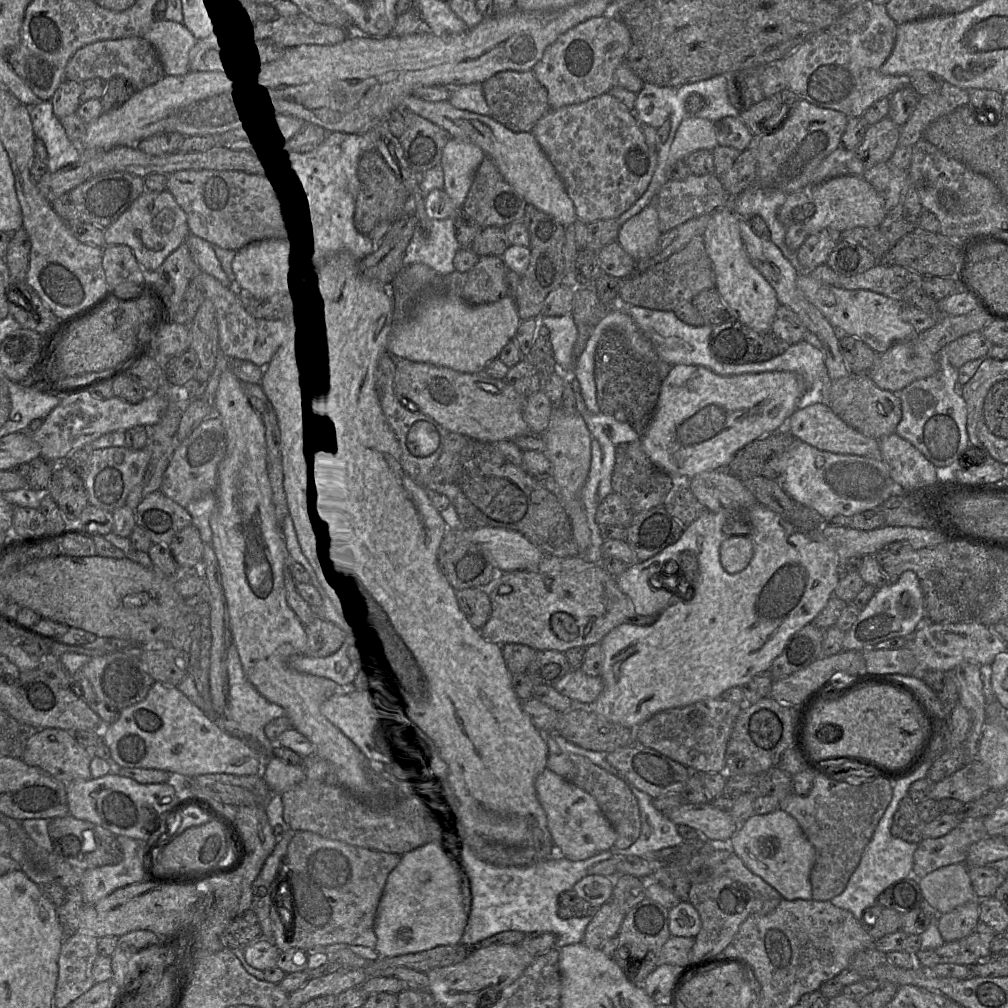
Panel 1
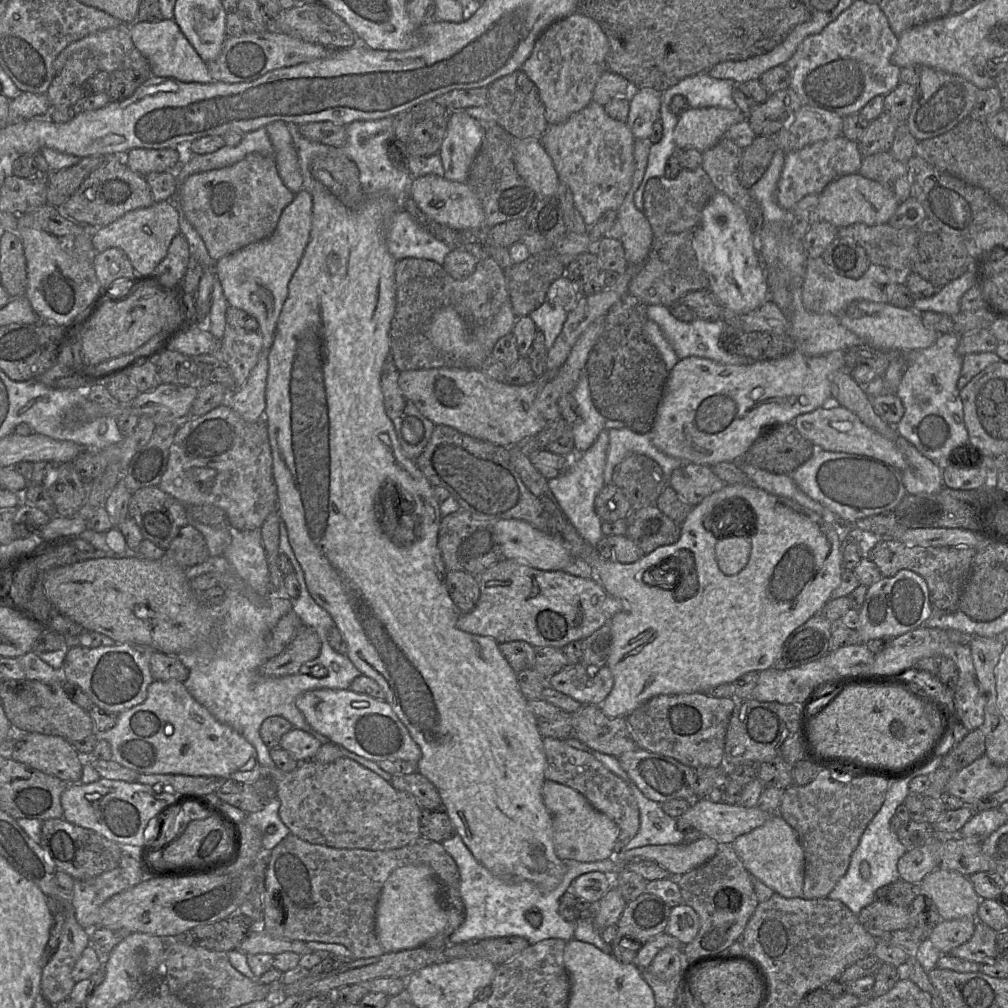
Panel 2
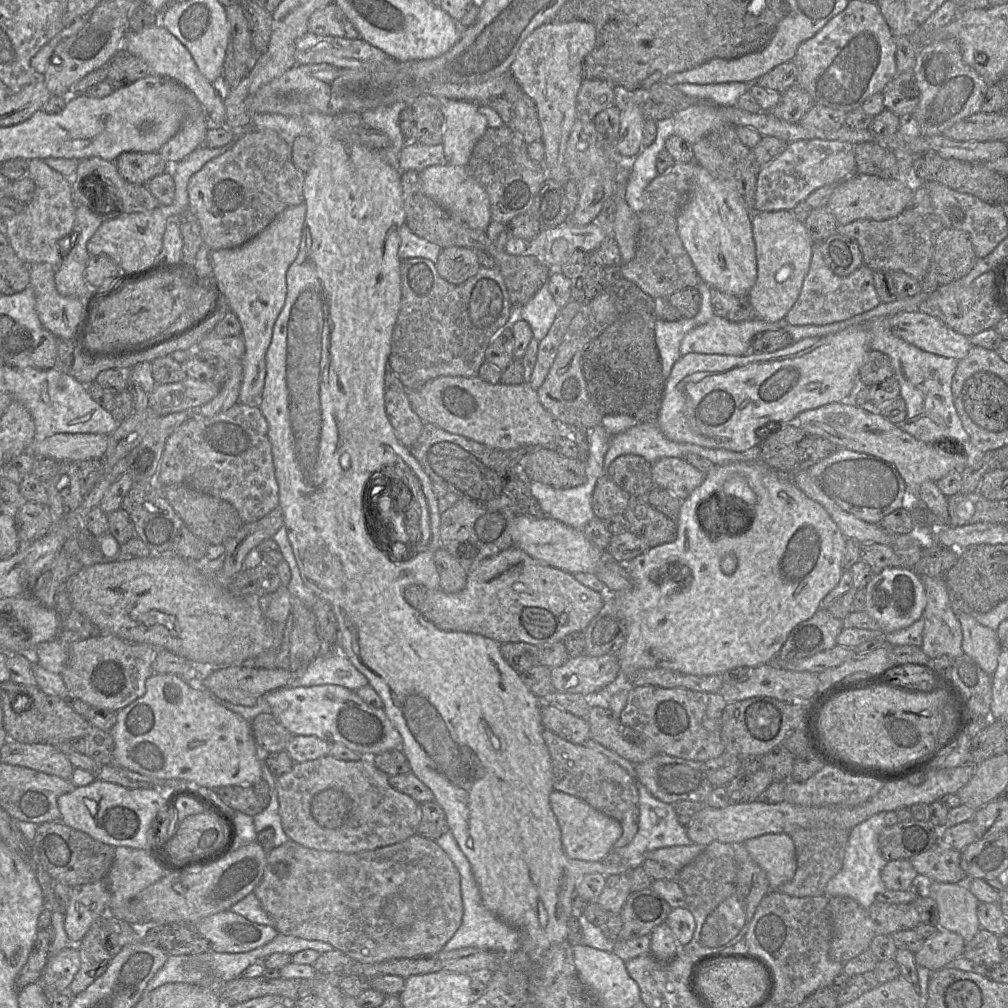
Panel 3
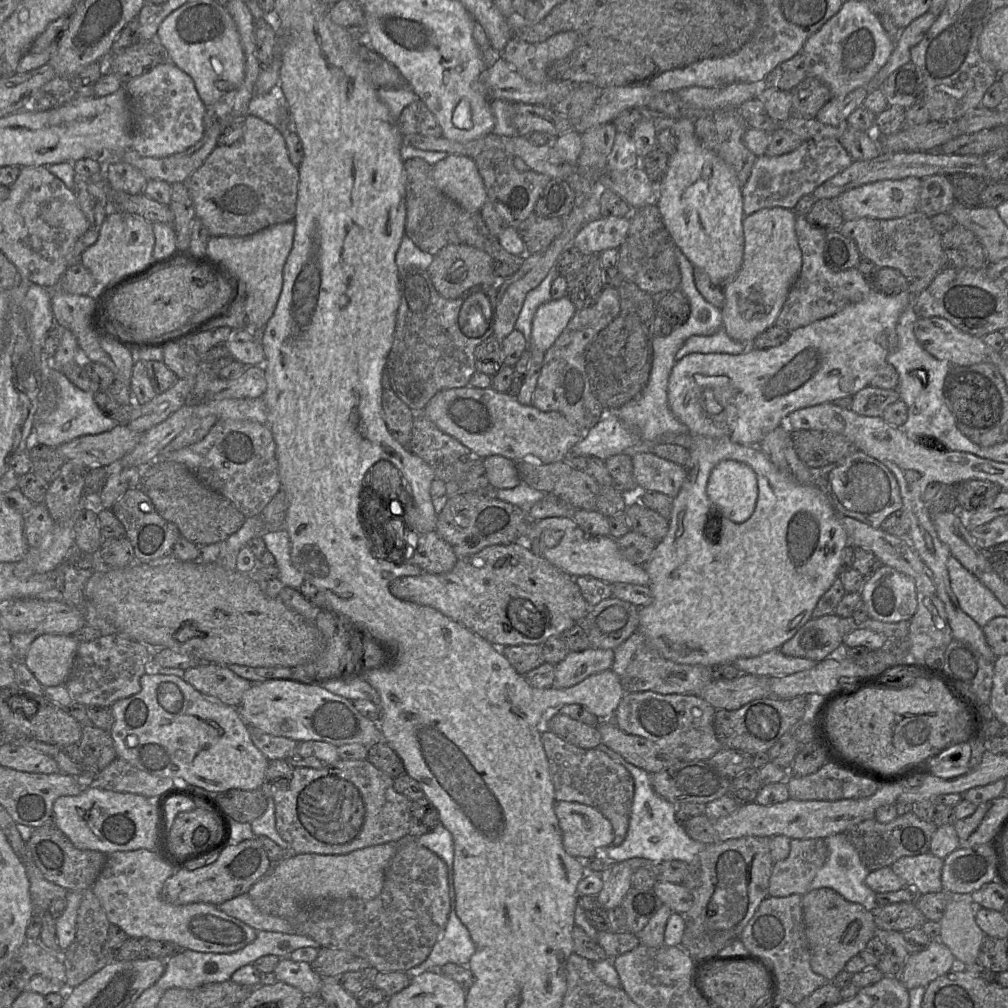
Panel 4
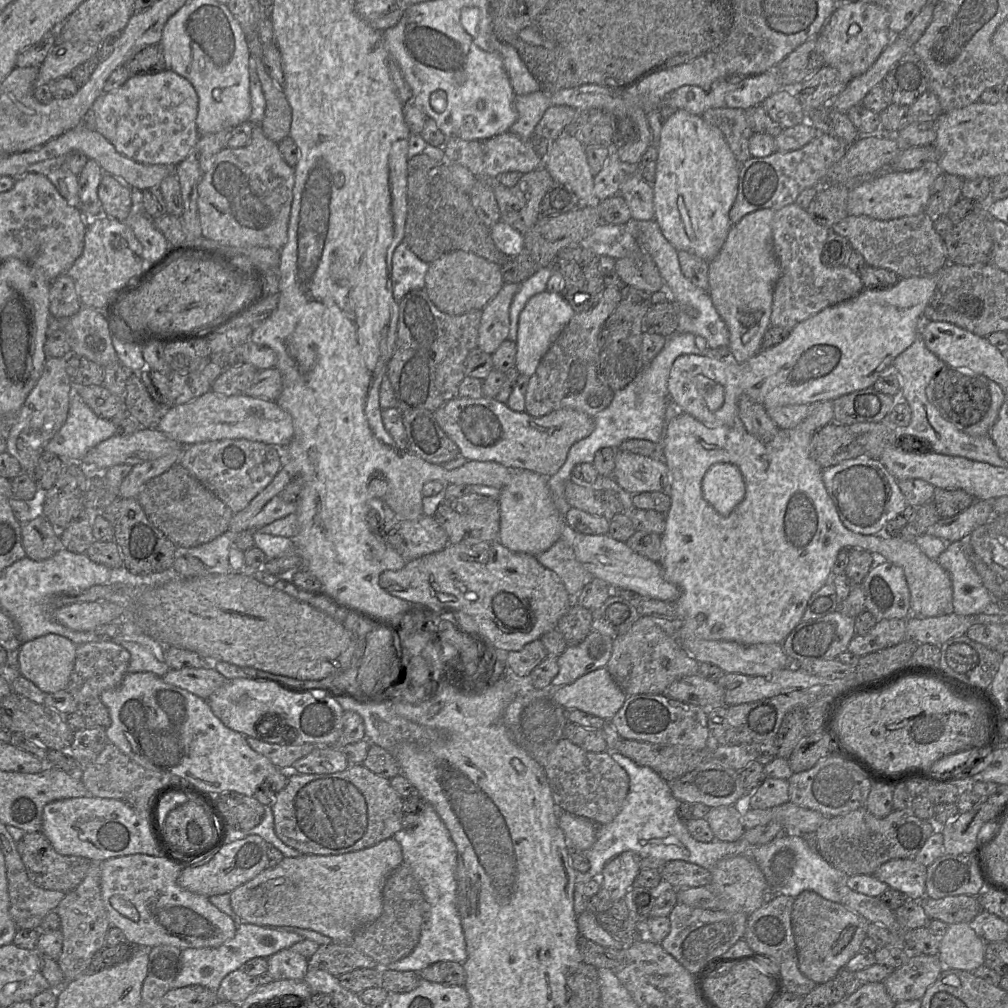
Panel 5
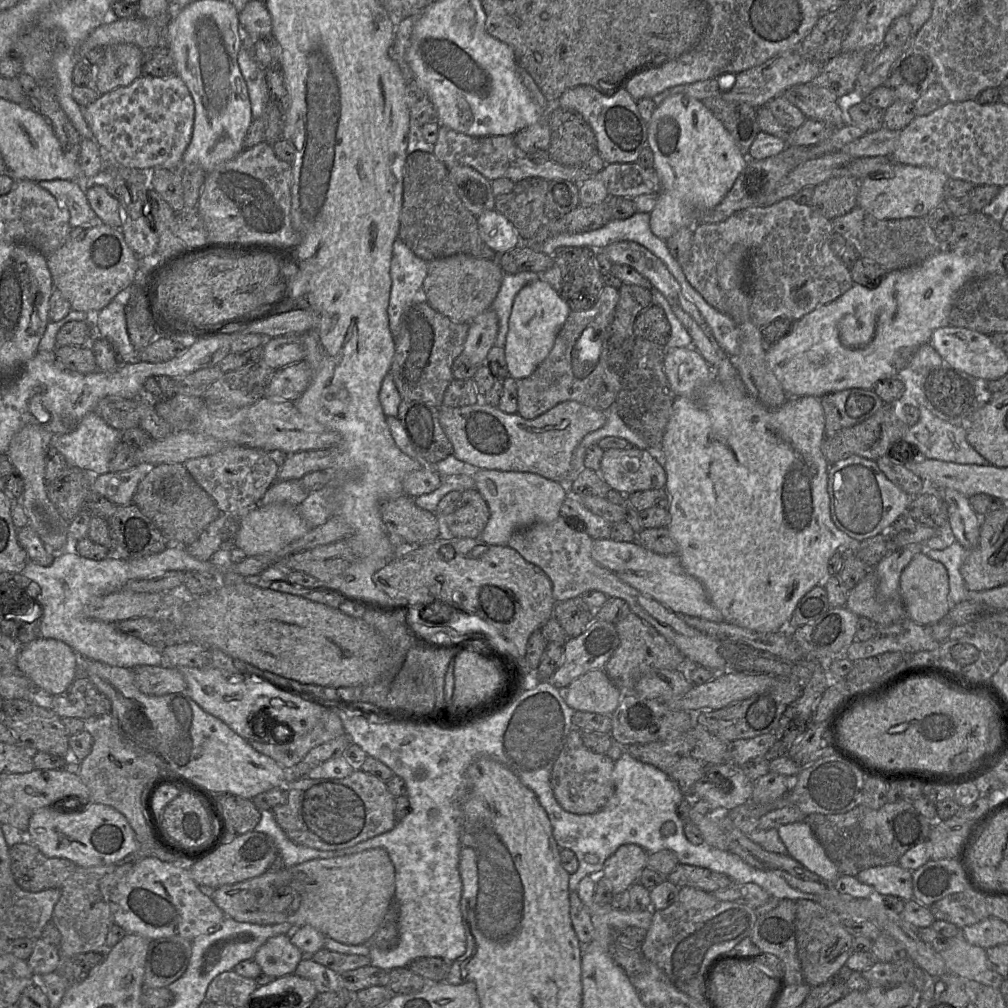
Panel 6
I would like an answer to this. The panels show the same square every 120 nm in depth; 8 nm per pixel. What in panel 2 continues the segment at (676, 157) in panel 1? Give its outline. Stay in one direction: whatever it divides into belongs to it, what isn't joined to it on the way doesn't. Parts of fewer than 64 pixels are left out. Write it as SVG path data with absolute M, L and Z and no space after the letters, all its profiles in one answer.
M690 107L678 117L674 129L677 150L695 148L704 152L716 145L732 125L746 120L747 115L740 109Z

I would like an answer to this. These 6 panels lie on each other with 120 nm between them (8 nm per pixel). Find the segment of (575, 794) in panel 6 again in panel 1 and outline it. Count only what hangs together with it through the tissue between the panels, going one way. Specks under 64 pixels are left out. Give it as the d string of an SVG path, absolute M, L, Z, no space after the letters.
M572 753L549 754L546 768L586 791L597 801L603 814L617 832L615 848L626 849L639 838L641 818L638 801L621 779L597 766L588 758Z

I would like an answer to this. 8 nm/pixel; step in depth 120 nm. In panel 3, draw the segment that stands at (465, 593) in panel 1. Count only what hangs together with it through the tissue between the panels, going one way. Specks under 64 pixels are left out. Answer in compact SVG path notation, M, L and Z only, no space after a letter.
M443 548L435 552L434 560L440 578L440 588L446 593L461 591L466 585L468 571Z

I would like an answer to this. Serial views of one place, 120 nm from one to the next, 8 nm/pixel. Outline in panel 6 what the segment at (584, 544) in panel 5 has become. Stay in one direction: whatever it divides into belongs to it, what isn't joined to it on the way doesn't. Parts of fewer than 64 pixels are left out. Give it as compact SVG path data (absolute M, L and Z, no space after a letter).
M611 538L593 540L592 558L622 581L656 600L672 612L712 622L724 621L722 613L709 601L702 583L688 574L678 555L660 555L637 541L618 542Z

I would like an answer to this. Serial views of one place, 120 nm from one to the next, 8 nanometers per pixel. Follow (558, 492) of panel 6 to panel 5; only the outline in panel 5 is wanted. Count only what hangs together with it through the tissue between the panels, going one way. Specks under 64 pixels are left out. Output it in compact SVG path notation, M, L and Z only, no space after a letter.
M509 469L509 482L500 489L497 497L500 510L497 540L512 551L537 555L560 538L564 516L552 500L547 477L527 469Z

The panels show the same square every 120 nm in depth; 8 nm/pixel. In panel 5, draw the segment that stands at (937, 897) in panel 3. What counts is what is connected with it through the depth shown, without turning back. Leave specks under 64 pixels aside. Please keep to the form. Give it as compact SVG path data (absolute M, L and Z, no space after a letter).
M955 923L940 937L937 956L944 968L973 972L984 965L986 944L969 923Z

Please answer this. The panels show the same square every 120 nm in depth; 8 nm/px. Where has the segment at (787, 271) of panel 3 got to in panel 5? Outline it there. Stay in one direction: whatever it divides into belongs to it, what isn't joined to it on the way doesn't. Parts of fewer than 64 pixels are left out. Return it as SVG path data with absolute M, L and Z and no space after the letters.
M773 209L745 215L734 224L717 256L709 262L708 292L713 305L729 330L728 348L732 359L745 362L761 350L761 341L771 326L773 291L781 276L772 237Z

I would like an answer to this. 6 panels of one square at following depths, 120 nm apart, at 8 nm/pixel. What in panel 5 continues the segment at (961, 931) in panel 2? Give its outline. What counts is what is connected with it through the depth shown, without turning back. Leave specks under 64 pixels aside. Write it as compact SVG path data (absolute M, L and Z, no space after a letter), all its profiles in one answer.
M910 953L903 965L892 970L883 983L895 1003L920 1000L943 968L937 955Z

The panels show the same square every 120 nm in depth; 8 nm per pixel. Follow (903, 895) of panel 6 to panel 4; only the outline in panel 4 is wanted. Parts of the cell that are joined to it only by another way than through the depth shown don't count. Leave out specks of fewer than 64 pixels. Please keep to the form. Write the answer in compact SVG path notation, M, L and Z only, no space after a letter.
M927 852L902 857L890 867L902 880L904 887L912 888L918 894L937 893L943 891L941 883L943 860Z

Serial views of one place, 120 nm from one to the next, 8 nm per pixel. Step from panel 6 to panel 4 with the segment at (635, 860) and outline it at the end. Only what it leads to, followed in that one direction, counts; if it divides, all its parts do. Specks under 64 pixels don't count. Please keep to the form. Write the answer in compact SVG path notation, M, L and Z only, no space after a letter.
M627 862L611 864L602 872L603 887L597 895L599 907L611 910L622 904L622 900L632 887L634 871Z

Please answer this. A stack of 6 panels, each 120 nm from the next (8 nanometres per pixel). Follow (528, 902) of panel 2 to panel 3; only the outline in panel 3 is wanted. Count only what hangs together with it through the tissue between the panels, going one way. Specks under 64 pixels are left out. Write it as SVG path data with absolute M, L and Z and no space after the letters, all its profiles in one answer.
M448 830L435 841L446 852L460 874L461 898L463 903L461 925L452 938L444 945L443 950L451 951L473 947L500 954L512 954L517 951L521 946L521 931L498 918L484 906L479 887L472 874L471 865L459 848L452 832Z

